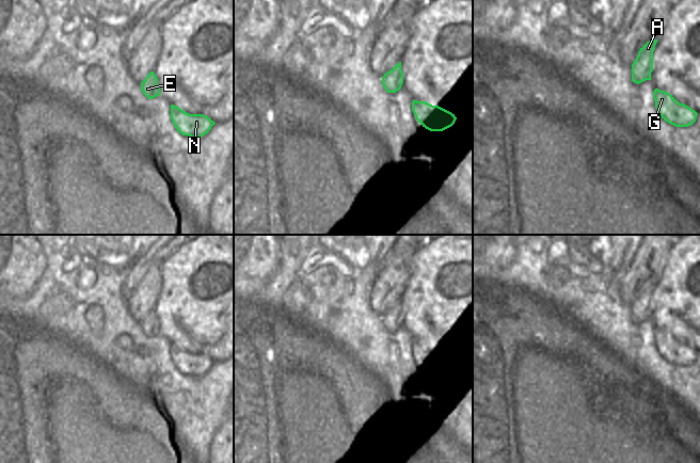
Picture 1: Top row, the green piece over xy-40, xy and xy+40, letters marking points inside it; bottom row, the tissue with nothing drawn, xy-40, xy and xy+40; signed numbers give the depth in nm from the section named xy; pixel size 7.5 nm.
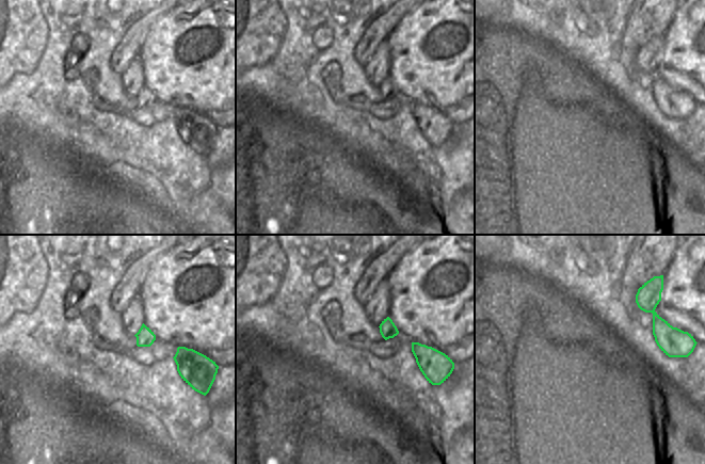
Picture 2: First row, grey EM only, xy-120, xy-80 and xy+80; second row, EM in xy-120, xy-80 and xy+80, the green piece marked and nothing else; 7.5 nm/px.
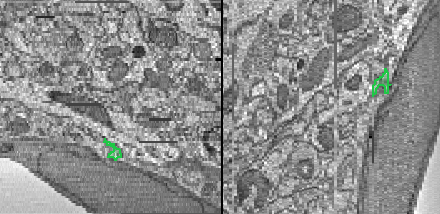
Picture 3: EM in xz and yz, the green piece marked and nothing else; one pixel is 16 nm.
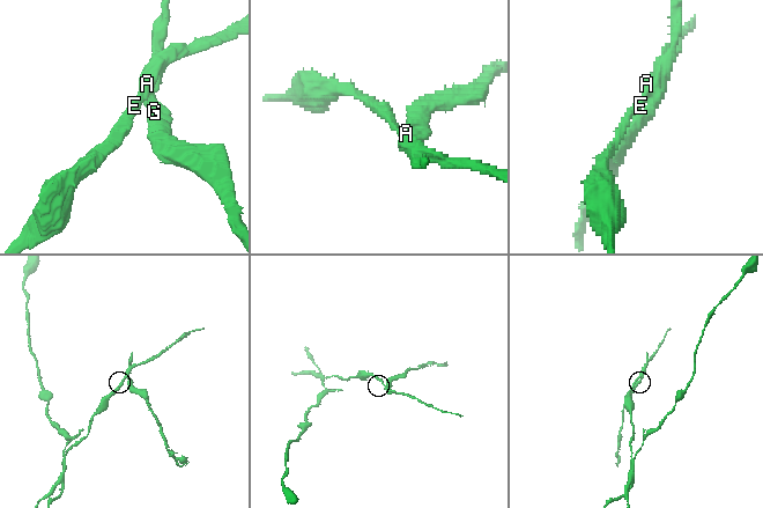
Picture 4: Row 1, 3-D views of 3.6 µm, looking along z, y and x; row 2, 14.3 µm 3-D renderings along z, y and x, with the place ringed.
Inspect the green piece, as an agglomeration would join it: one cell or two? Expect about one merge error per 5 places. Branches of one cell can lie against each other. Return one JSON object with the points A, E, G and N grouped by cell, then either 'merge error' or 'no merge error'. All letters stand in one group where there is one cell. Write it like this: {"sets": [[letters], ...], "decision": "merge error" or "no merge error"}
{"sets": [["A", "E", "G", "N"]], "decision": "no merge error"}

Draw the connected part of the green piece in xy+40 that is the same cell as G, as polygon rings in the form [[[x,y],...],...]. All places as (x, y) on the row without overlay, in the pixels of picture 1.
[[[655,328],[653,331],[655,348],[664,360],[675,366],[688,366],[696,361],[698,352],[684,342],[680,342],[672,334]]]

